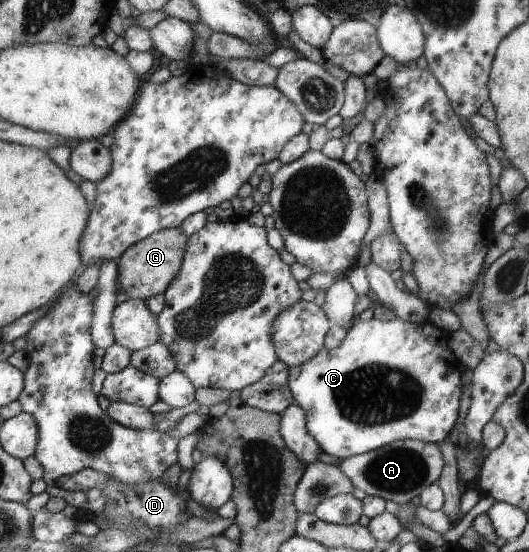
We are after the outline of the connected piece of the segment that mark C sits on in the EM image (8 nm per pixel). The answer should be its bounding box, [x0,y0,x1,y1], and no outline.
[287,318,462,461]

